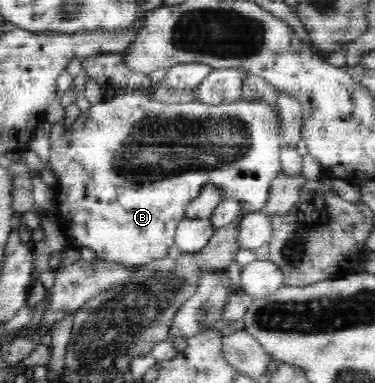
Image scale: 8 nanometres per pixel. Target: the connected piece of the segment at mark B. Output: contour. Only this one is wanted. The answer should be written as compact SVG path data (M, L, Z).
M125 88L123 93L115 95L110 100L95 103L85 113L81 113L70 128L65 129L65 134L61 139L55 140L51 145L50 165L57 179L56 188L58 191L55 196L55 209L60 211L59 222L70 240L70 245L77 249L91 247L97 257L101 258L101 261L112 263L112 265L143 266L152 260L161 259L167 256L169 247L173 245L174 235L179 223L185 218L184 211L188 203L201 193L201 189L207 183L219 184L223 197L234 197L236 200L250 203L255 211L264 211L268 203L269 188L273 179L281 171L280 152L283 147L281 129L280 113L265 99L255 99L255 101L239 99L233 103L215 105L201 104L201 102L195 101L163 104L151 100L148 93L141 89Z

